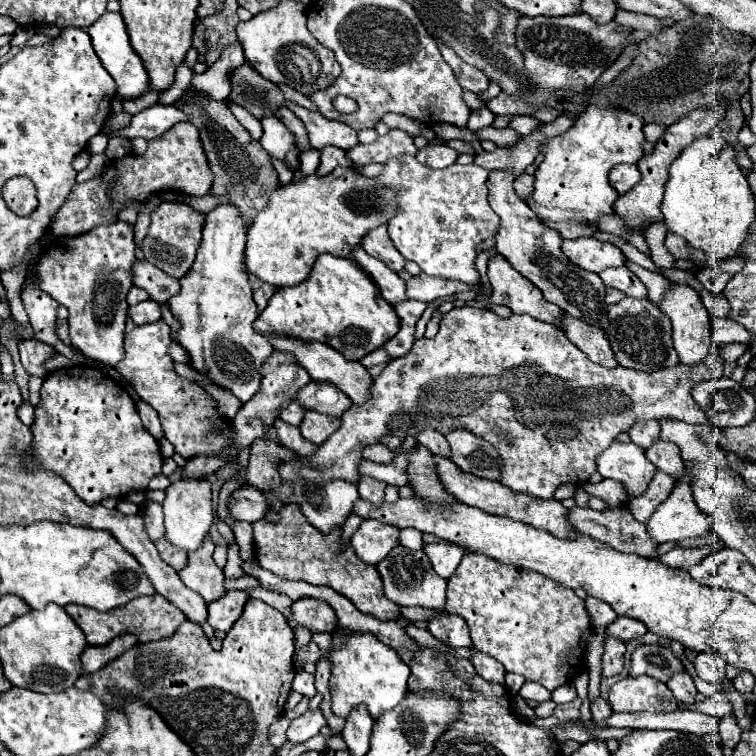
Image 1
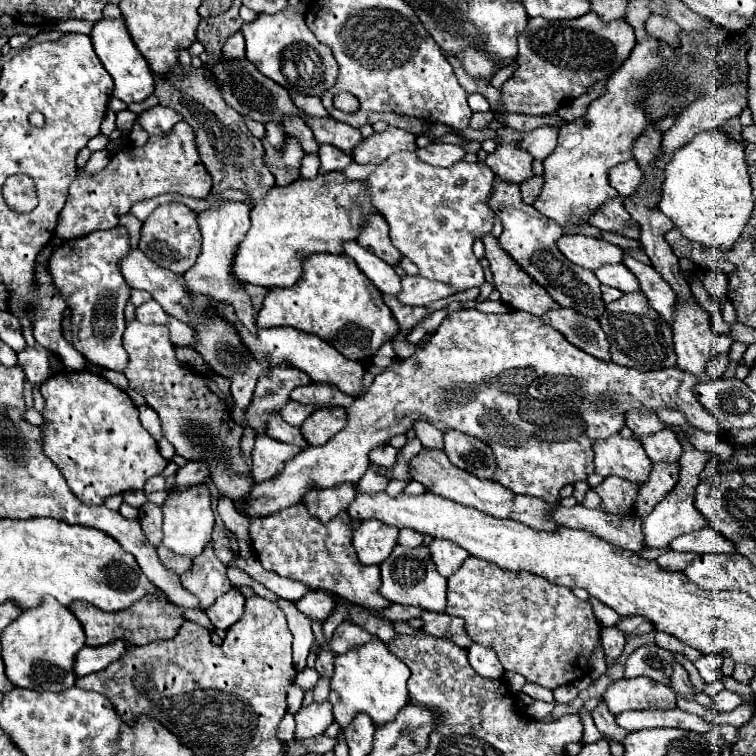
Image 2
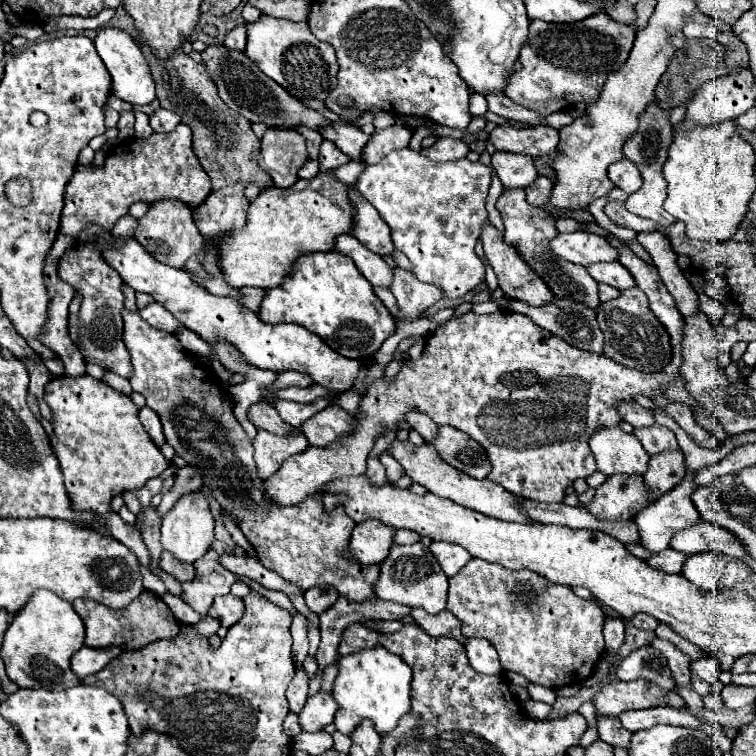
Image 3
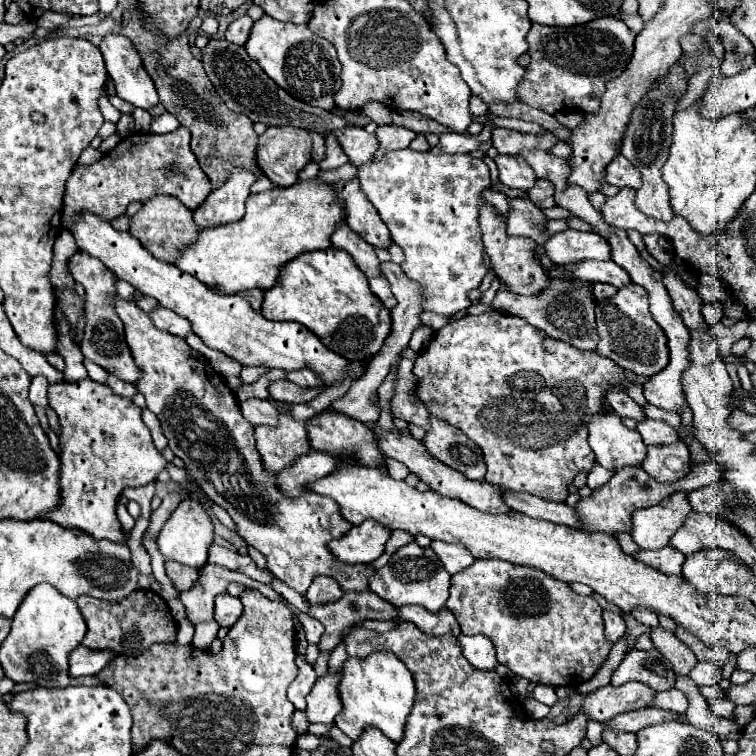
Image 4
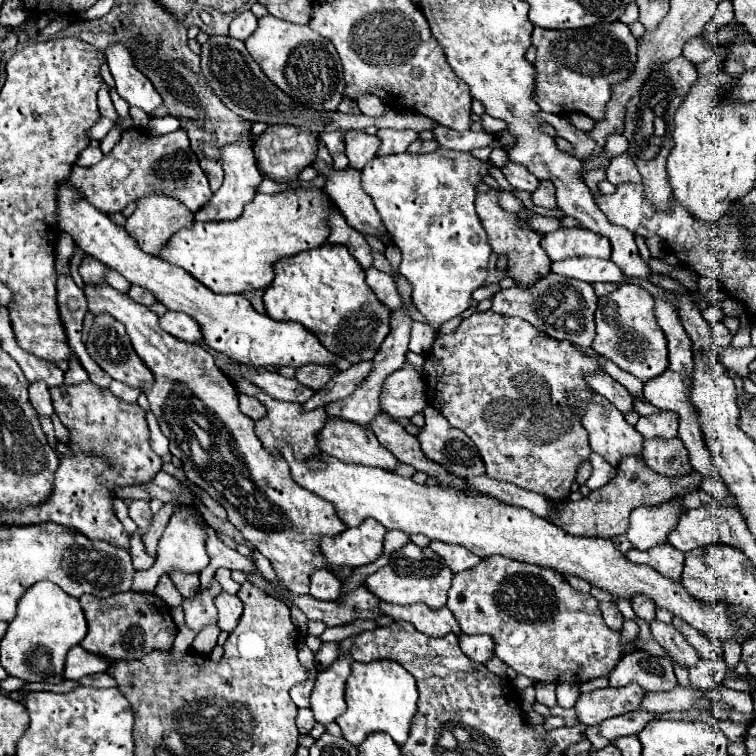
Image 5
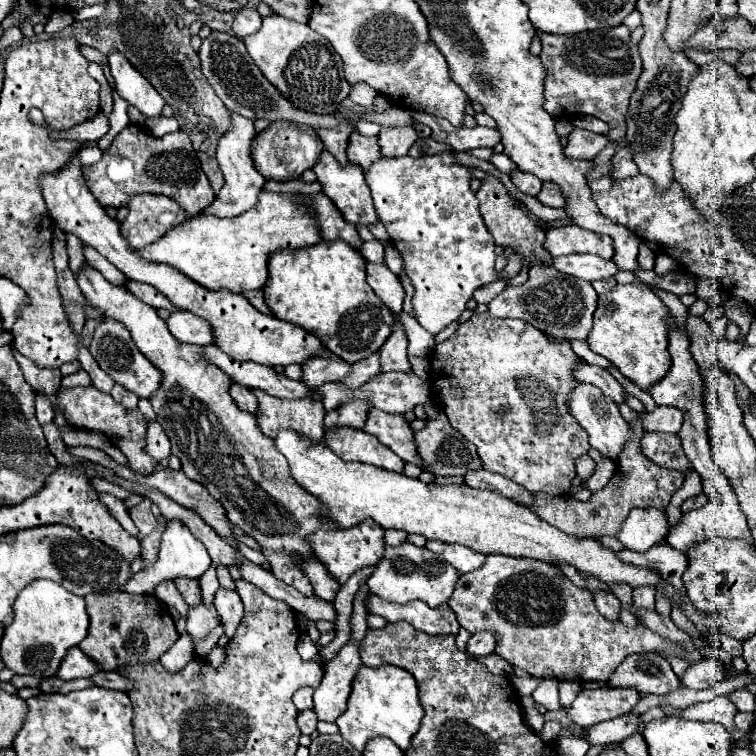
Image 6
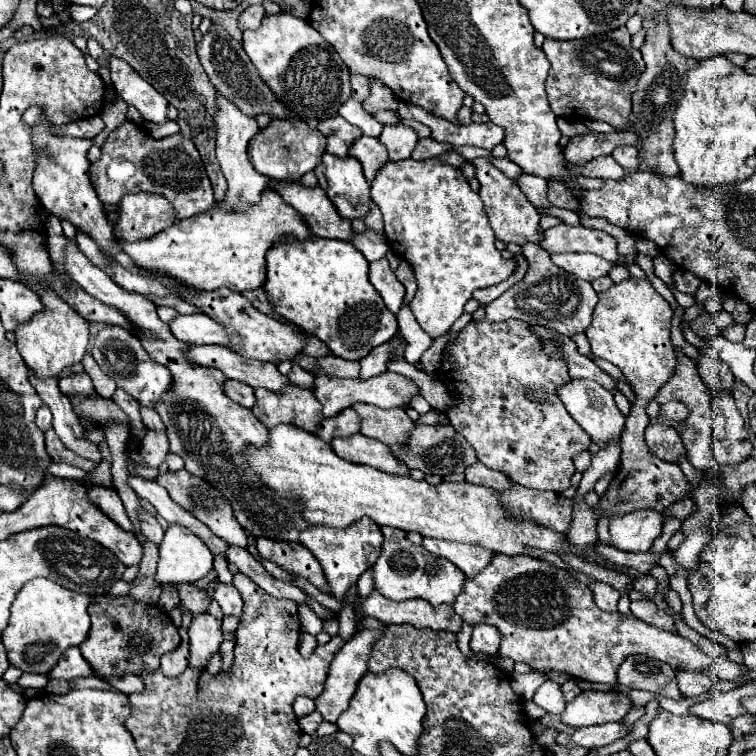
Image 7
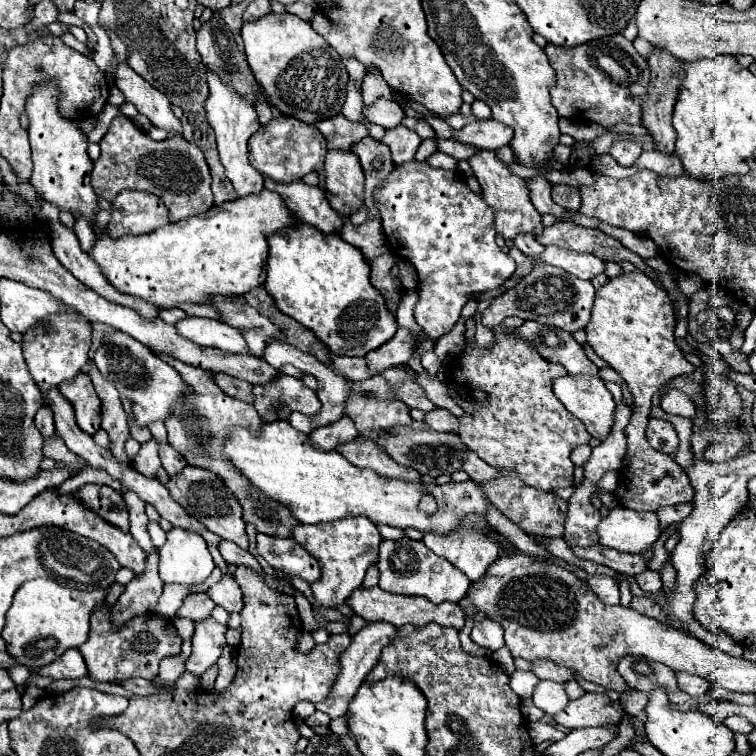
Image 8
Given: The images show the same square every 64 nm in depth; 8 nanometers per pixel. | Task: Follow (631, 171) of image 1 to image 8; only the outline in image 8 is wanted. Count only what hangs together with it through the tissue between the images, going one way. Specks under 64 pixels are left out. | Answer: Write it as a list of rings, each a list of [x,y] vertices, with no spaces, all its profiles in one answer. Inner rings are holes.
[[[618,140],[612,144],[610,148],[610,156],[620,164],[620,166],[632,166],[638,156],[642,154],[642,146],[636,142],[636,140]]]

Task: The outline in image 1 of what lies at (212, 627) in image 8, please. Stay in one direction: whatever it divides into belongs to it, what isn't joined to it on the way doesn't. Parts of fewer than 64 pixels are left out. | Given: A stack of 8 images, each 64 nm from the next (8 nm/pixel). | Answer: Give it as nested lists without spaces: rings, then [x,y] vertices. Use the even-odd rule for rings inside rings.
[[[210,536],[202,542],[200,550],[188,554],[188,566],[178,572],[180,580],[194,592],[198,592],[206,604],[220,598],[226,592],[224,586],[224,572],[218,568],[218,564],[212,560],[214,542]]]

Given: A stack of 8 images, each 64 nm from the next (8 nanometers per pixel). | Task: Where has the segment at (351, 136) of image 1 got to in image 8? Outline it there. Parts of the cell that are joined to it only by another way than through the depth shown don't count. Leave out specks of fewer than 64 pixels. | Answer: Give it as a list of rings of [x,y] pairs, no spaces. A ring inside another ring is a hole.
[[[366,136],[358,144],[352,146],[352,152],[360,158],[360,164],[364,168],[365,186],[364,186],[364,203],[368,204],[369,217],[380,218],[379,210],[373,202],[374,188],[392,172],[394,164],[388,152],[388,146],[382,142],[376,142],[374,138]]]

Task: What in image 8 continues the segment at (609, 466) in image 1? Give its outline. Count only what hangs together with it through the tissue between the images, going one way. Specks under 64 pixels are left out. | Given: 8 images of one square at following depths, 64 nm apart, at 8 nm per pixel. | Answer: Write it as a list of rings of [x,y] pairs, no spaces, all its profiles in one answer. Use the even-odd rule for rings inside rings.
[[[566,374],[556,378],[552,388],[566,410],[582,420],[592,436],[598,440],[604,440],[608,436],[614,424],[616,402],[598,376]]]

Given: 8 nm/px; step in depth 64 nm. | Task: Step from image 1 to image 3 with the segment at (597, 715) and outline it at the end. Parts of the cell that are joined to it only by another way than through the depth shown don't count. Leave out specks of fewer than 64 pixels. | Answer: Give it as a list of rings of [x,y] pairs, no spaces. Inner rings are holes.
[[[598,716],[598,734],[600,734],[600,740],[608,742],[614,748],[624,748],[624,750],[630,748],[632,734],[620,726],[618,718],[608,718],[608,716],[600,718]]]

